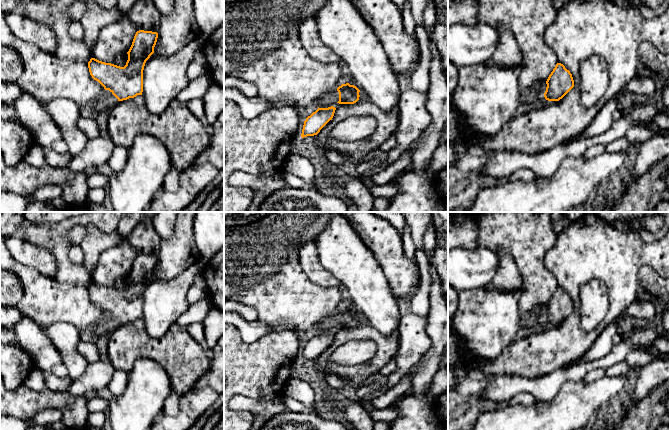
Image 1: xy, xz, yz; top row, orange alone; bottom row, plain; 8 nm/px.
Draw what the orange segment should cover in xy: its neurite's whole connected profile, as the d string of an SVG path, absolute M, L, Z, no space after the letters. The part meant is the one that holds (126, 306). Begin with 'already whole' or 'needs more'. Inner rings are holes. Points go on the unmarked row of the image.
needs more | M137 255L127 276L128 284L124 291L95 282L90 283L88 286L90 299L105 313L97 322L92 334L110 335L119 325L142 319L144 290L154 277L157 262L157 256Z

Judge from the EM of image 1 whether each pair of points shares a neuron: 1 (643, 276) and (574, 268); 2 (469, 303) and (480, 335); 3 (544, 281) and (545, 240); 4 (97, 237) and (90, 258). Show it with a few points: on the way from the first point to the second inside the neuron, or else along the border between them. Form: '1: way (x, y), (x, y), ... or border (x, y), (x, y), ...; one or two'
1: border (658, 273), (648, 266), (642, 266), (637, 281); two
2: way (477, 311), (480, 314), (480, 327); one
3: way (536, 271), (536, 250); one
4: way (95, 242), (92, 245), (91, 253); one

